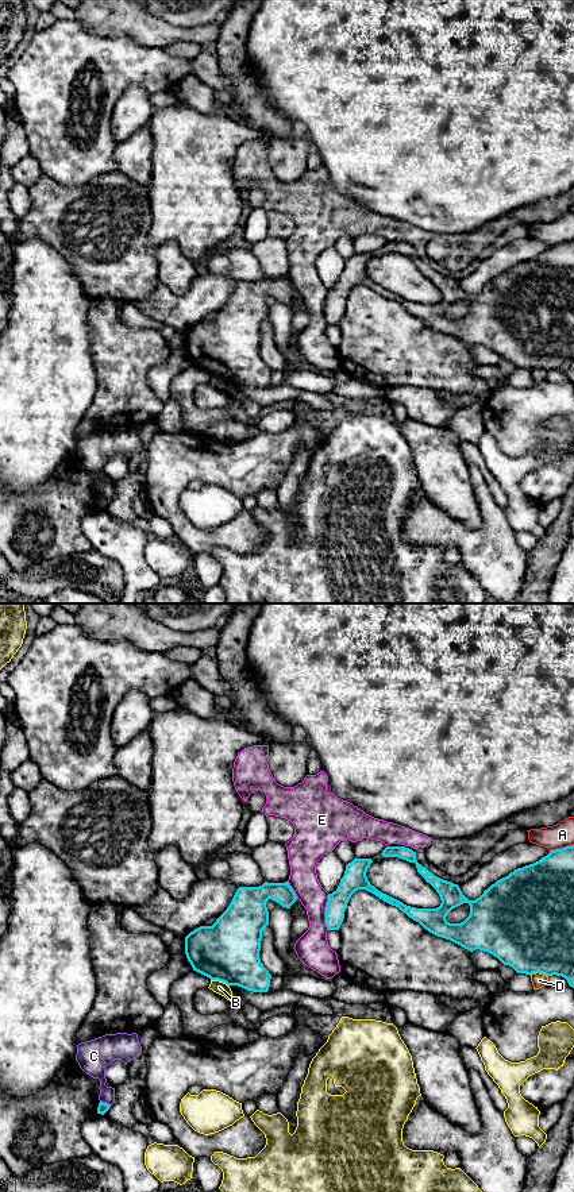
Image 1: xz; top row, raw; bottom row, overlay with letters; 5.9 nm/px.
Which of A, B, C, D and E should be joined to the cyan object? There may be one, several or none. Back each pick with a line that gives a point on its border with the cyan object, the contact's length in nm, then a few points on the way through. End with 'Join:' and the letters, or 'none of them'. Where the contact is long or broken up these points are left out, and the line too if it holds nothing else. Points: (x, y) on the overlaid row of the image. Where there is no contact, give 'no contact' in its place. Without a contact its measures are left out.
Join: none of them

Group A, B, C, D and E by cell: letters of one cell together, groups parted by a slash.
A / B / C / D / E

